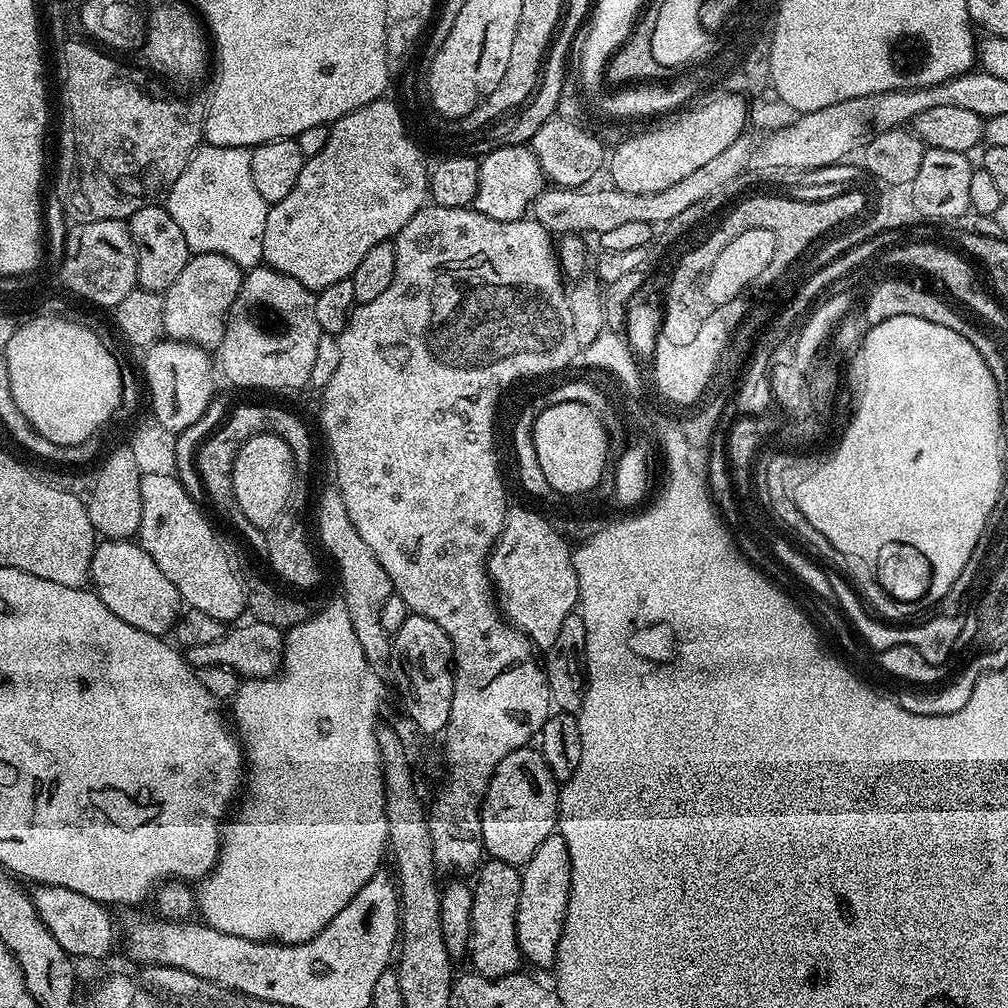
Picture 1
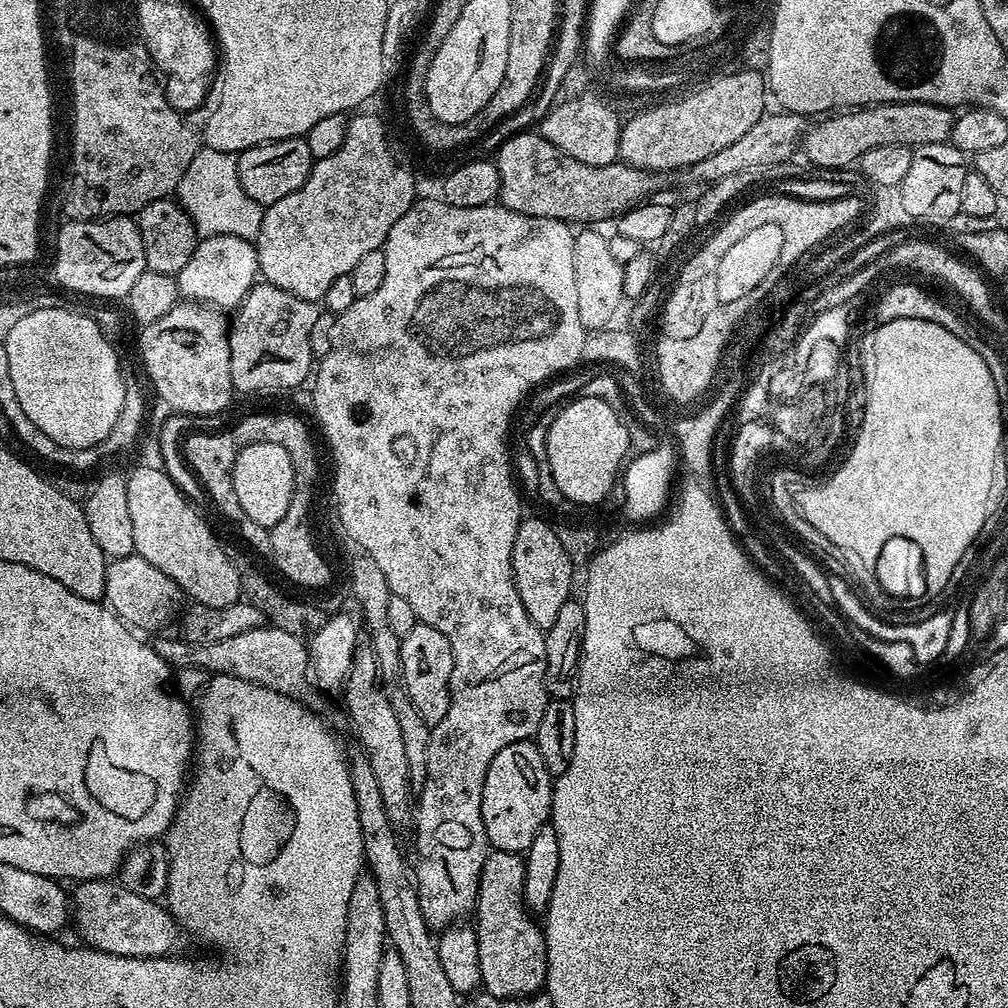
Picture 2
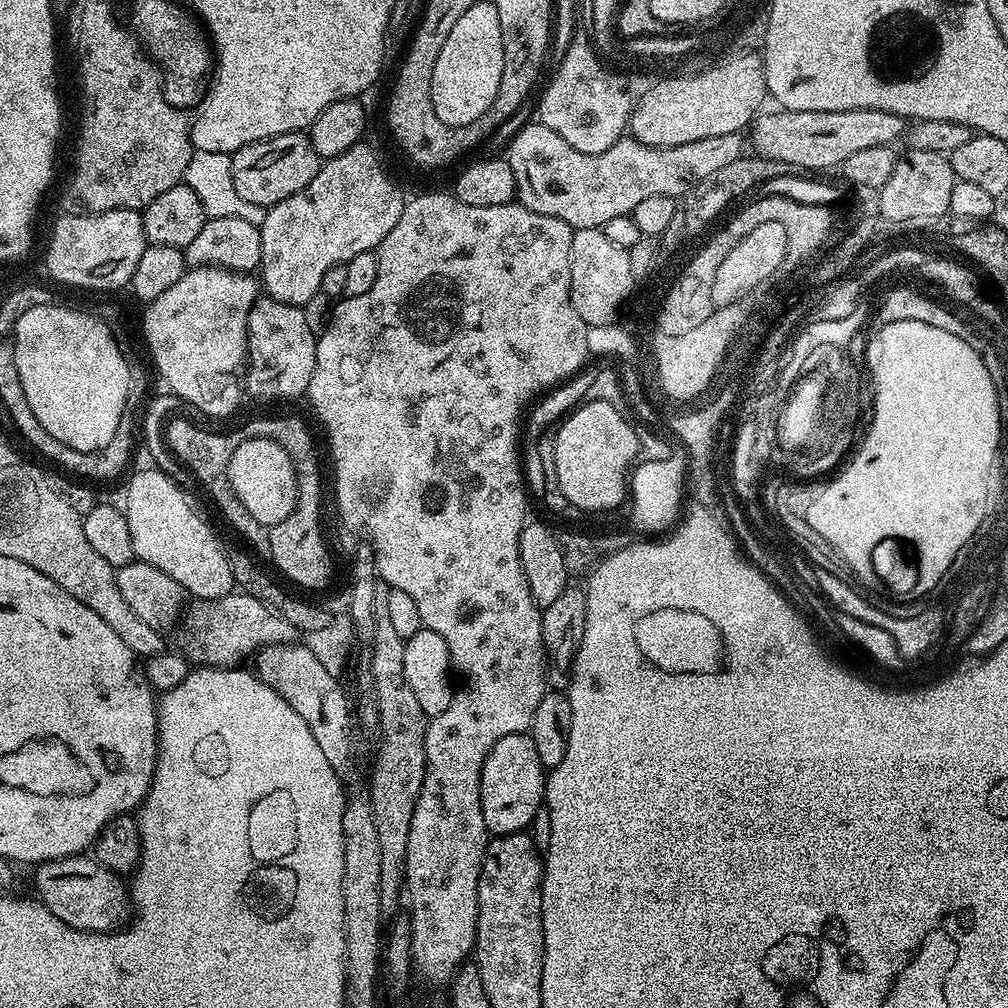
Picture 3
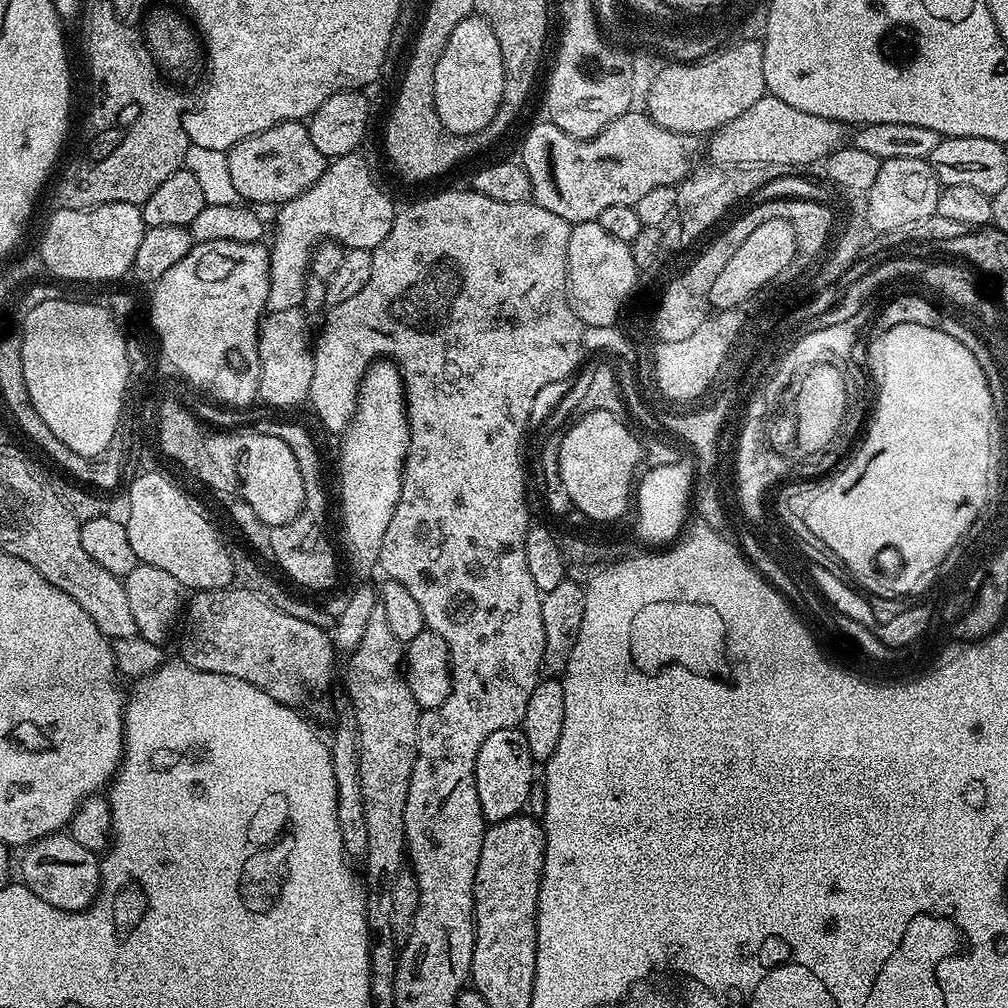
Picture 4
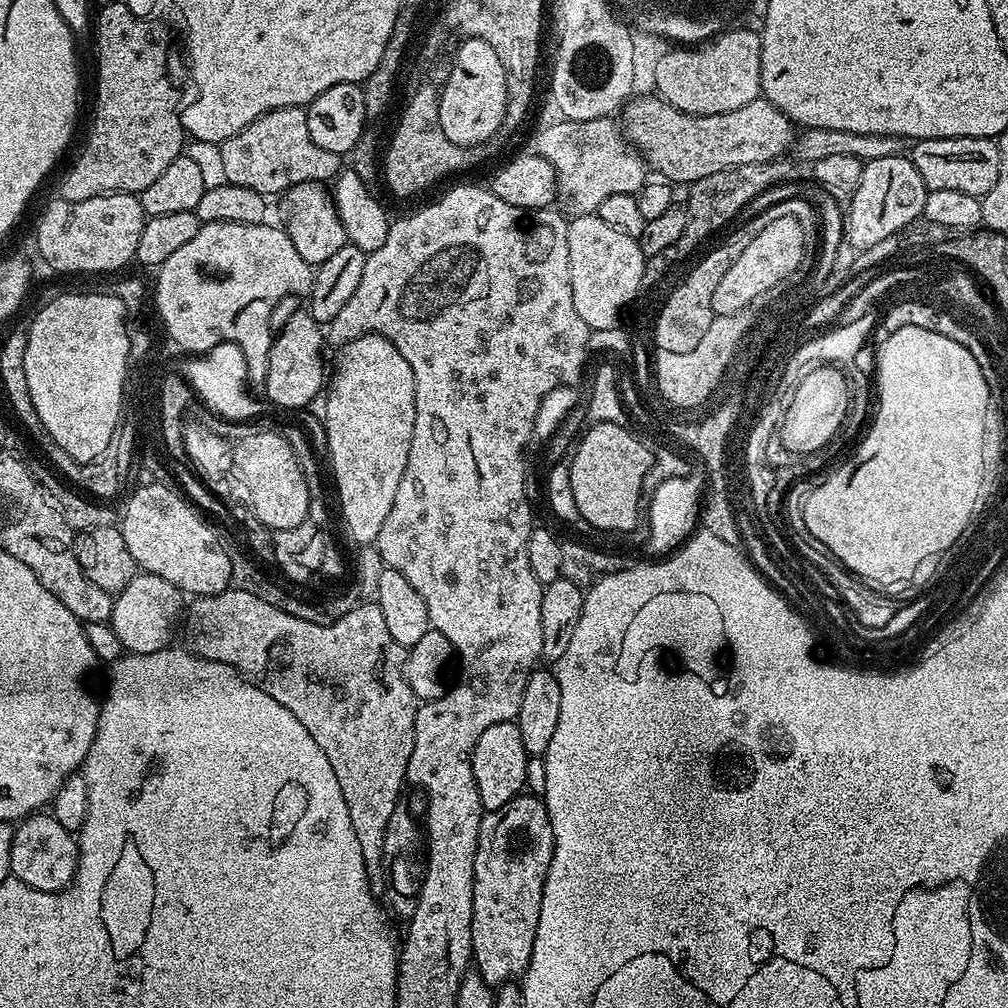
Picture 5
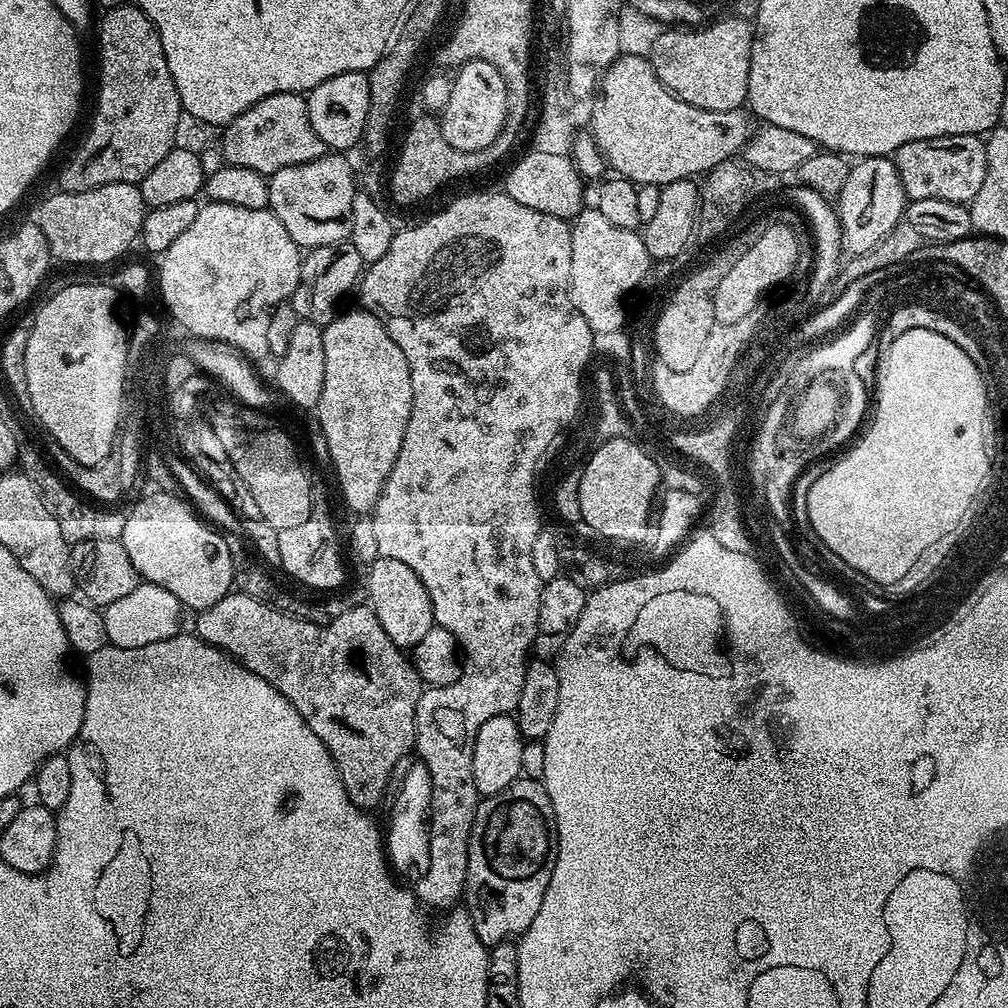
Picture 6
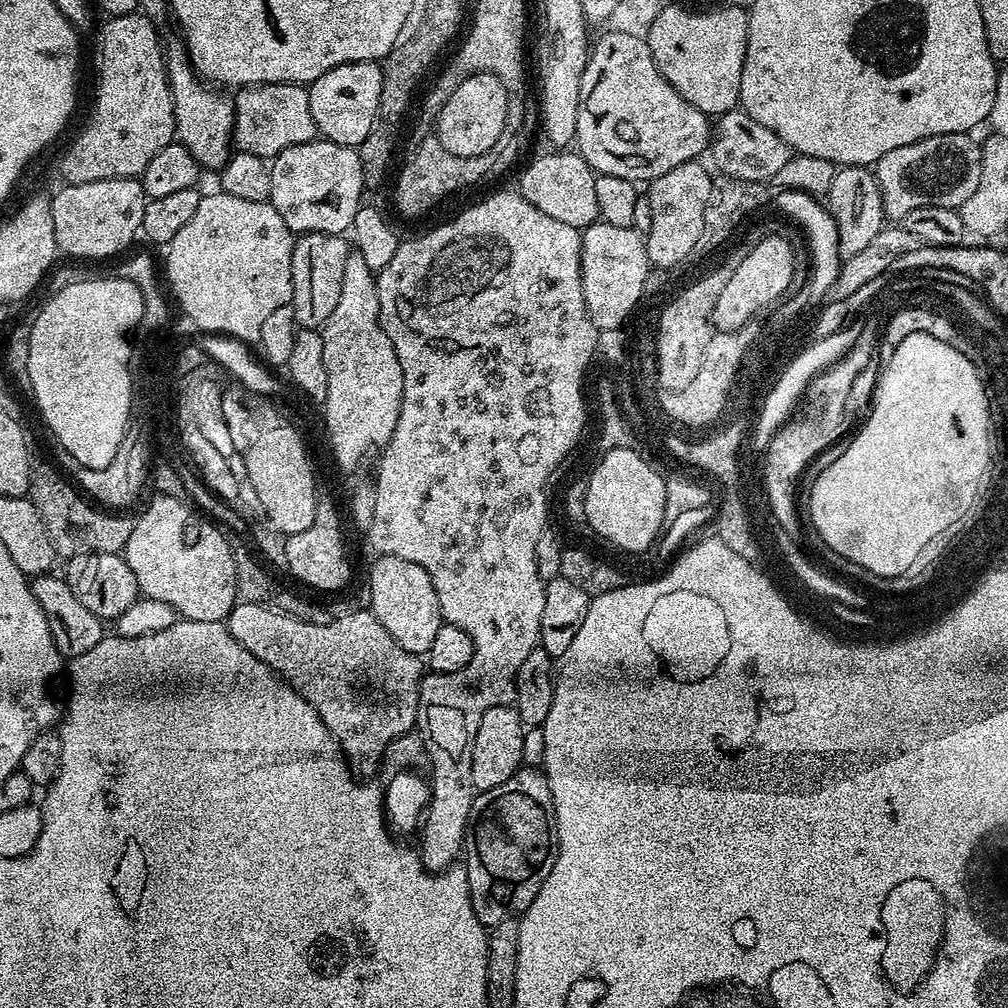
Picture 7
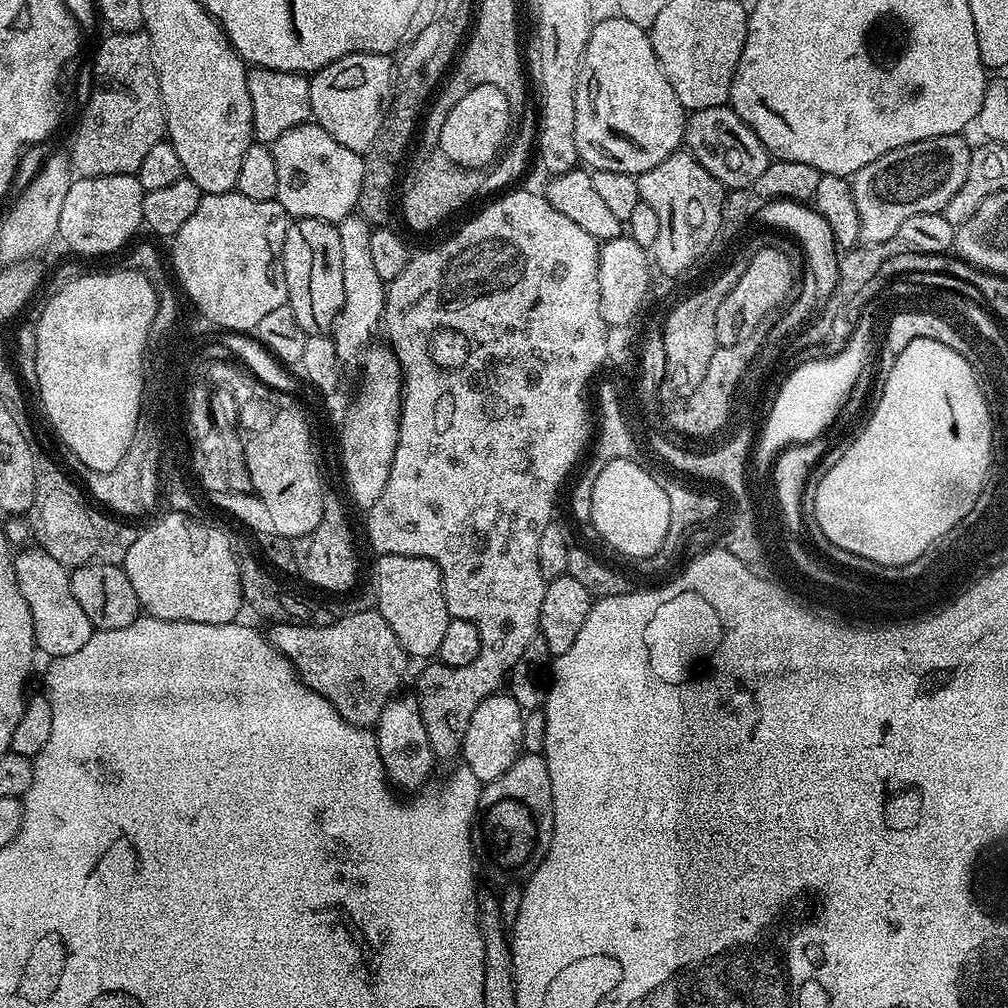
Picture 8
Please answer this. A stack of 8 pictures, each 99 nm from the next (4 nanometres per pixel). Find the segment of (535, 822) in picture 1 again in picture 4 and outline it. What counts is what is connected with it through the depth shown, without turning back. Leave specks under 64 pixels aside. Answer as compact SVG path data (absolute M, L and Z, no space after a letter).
M520 728L494 730L494 734L490 734L486 742L482 742L482 750L478 750L474 778L478 802L488 824L496 824L511 816L521 815L527 809L528 795L534 783L532 767L534 761L530 746L526 746L526 738Z

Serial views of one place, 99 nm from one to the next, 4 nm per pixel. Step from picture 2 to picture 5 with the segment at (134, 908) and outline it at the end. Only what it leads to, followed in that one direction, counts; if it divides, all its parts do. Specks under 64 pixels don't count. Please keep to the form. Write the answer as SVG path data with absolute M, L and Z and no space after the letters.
M51 814L25 816L15 825L15 830L14 842L10 846L12 876L26 882L26 886L43 892L63 892L65 888L71 888L72 879L76 877L76 867L80 861L77 837L68 832L66 826L62 826L62 822L58 822Z

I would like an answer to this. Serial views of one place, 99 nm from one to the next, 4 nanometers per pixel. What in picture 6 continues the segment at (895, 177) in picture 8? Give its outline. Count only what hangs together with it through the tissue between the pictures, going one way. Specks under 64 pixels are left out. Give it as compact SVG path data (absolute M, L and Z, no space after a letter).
M939 136L906 142L906 146L898 146L894 159L909 201L942 198L942 202L968 204L986 182L986 146L980 136Z

